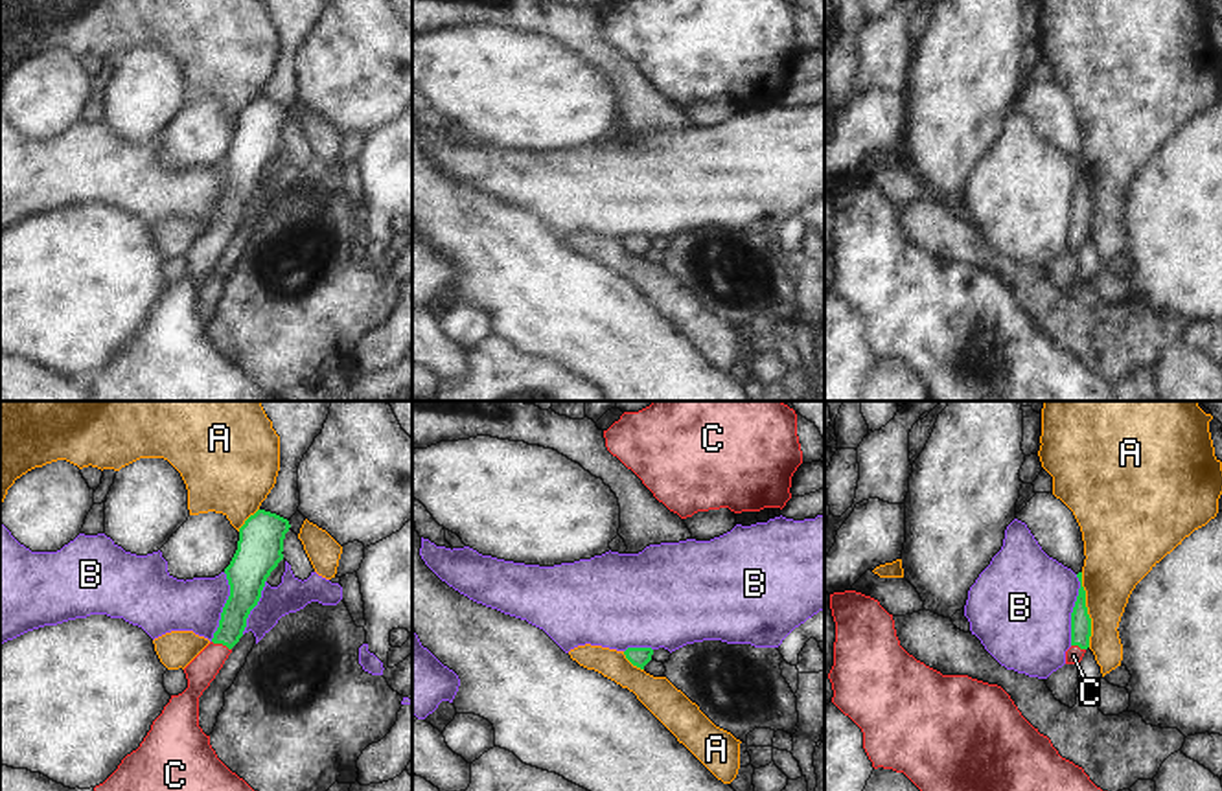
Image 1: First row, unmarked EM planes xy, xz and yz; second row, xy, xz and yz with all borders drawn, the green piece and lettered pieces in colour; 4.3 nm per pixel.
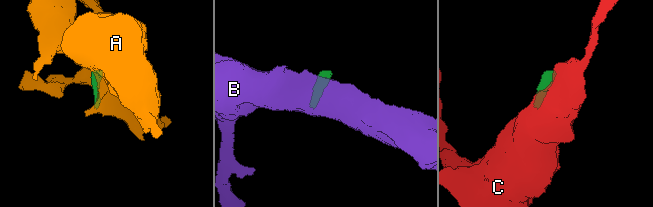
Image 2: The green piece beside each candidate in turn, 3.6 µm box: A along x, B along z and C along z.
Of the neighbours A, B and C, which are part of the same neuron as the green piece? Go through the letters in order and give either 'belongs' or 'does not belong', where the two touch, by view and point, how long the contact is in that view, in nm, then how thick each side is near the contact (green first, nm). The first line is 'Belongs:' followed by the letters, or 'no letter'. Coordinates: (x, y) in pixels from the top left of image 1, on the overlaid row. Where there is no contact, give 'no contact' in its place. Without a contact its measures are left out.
Belongs: C
A: does not belong; meets green in yz at (1086, 609); contact 340 nm long; 100 nm thick on the green side, 280 nm on the other
B: does not belong; meets green in yz at (1073, 609); contact 320 nm long; 100 nm thick on the green side, 460 nm on the other
C: belongs; meets green in xy at (221, 642); contact 100 nm long; 140 nm thick on the green side, 120 nm on the other

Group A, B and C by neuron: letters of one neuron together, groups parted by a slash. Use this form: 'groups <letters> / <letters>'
groups A / B / C

